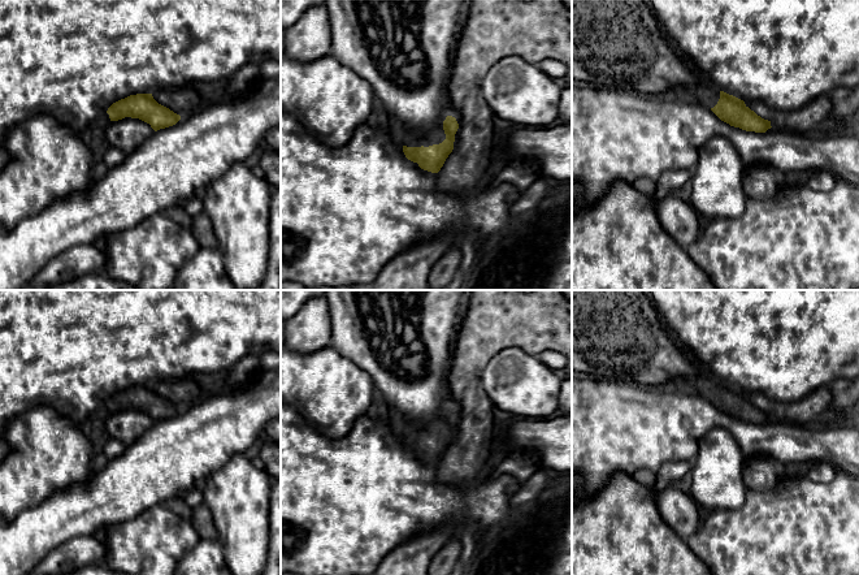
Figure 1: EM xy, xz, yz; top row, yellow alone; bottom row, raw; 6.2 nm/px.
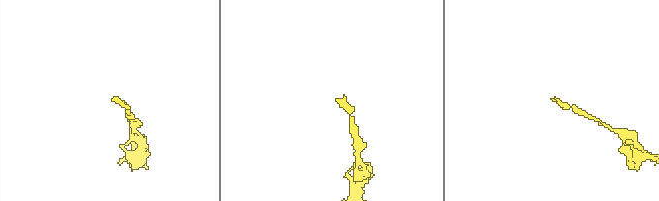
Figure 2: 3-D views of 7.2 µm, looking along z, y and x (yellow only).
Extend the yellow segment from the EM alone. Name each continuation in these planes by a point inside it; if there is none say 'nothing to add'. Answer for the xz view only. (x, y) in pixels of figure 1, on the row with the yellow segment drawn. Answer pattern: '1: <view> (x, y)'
1: xz (406, 137)

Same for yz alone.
1: yz (705, 94)

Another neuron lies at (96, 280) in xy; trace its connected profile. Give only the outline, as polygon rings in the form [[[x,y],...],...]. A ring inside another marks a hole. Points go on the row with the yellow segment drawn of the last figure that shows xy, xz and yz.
[[[92,272],[47,290],[138,290],[127,282],[110,278],[104,272]]]

